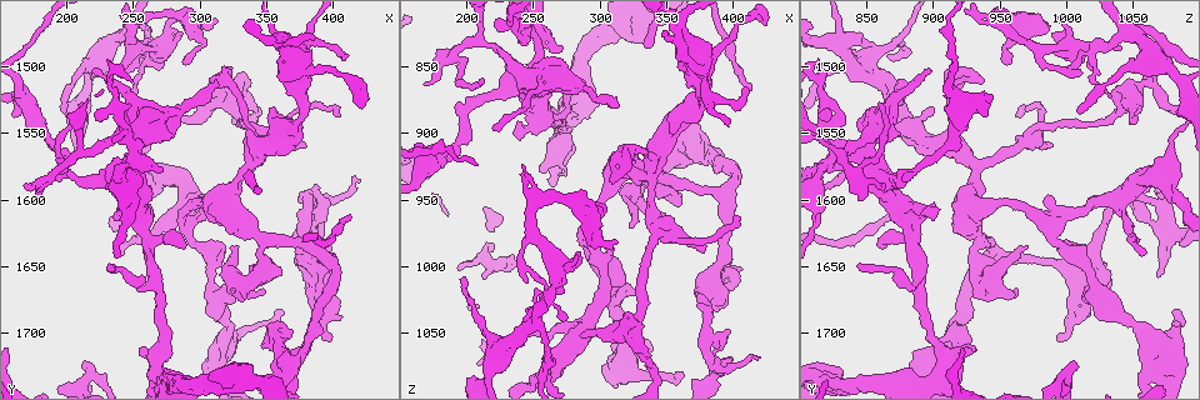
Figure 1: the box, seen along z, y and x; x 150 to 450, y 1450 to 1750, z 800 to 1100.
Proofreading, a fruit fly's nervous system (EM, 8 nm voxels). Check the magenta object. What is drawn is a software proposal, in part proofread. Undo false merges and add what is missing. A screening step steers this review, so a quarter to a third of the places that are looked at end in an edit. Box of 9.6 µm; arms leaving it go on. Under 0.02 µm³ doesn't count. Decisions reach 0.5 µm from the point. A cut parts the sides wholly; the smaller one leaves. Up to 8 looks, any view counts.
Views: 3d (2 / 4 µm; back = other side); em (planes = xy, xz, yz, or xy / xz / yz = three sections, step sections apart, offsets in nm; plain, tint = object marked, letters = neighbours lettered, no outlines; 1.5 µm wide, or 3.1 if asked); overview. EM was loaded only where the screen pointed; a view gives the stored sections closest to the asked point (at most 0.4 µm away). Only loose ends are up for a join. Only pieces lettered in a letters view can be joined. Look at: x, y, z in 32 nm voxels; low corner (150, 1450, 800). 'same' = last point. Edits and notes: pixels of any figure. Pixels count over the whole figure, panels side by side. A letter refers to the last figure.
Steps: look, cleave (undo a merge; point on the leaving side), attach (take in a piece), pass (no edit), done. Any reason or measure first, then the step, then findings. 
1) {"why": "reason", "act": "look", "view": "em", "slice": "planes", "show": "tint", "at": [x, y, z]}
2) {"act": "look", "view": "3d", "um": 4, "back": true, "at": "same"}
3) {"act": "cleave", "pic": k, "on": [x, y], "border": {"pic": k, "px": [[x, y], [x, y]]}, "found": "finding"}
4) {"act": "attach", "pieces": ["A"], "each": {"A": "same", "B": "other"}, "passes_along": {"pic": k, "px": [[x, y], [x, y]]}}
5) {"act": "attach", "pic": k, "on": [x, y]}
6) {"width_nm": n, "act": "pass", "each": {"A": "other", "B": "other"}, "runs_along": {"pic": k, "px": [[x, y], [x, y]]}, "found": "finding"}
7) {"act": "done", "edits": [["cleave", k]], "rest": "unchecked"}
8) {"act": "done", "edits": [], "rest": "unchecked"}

{"why": "a fork", "act": "look", "view": "em", "slice": "xz", "step": 8, "show": "tint", "at": [258, 1484, 1022]}

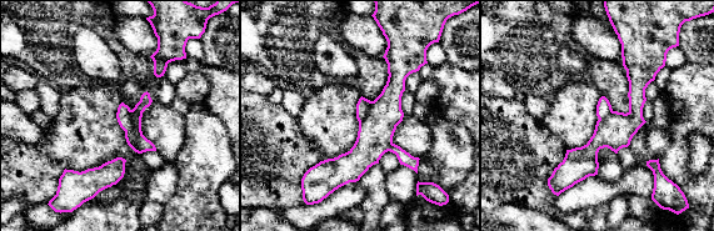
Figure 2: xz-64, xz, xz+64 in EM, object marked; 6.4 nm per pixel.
{"act": "look", "view": "em", "slice": "planes", "show": "tint", "at": "same"}

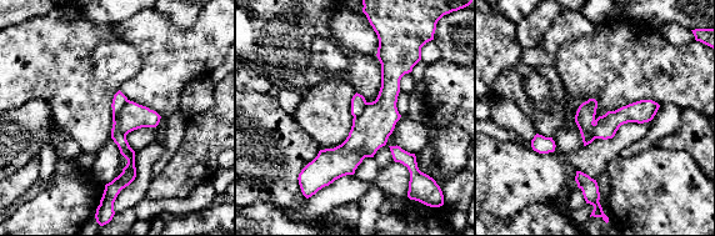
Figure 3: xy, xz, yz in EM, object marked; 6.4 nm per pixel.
{"why": "what lies round it", "act": "look", "view": "em", "slice": "planes", "show": "letters", "at": "same"}

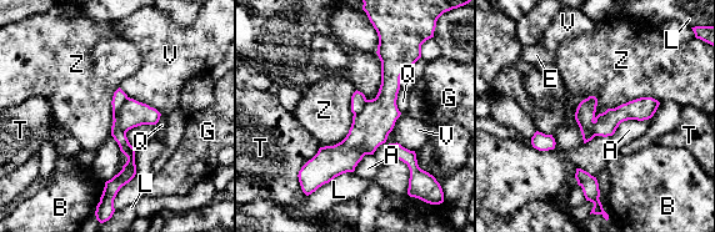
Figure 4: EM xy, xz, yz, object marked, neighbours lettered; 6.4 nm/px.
{"width_nm": 170, "act": "pass", "each": {"A": "other", "B": "other", "E": "other", "G": "other", "L": "other", "Q": "other", "T": "other", "V": "other", "Z": "other"}, "runs_along": {"pic": 4, "px": [[381, 44], [383, 110], [321, 180]]}, "found": "one neuron here"}

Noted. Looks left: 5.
{"why": "sudden change in width", "act": "look", "view": "3d", "um": 4, "at": [378, 1502, 846]}

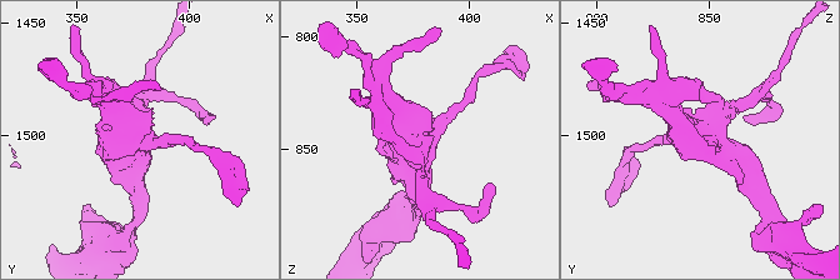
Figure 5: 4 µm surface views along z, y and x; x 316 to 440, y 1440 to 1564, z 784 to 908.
{"arms": 4, "why": "shape alone is not enough", "act": "look", "view": "em", "slice": "planes", "show": "tint", "at": [378, 1502, 845]}

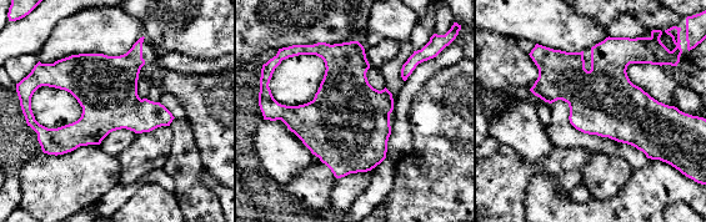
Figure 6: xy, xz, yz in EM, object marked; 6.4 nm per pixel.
{"act": "look", "view": "em", "slice": "planes", "show": "letters", "at": "same"}

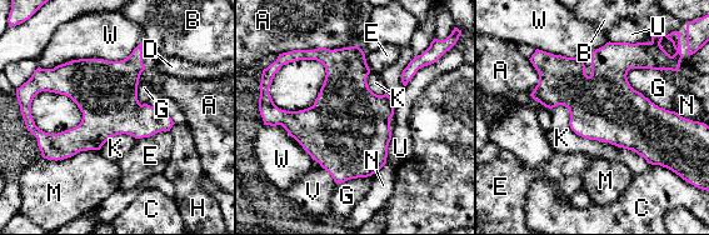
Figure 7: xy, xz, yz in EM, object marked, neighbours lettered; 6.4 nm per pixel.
{"act": "pass", "each": {"A": "other", "B": "other", "C": "other", "D": "other", "E": "other", "G": "other", "H": "other", "K": "other", "M": "other", "N": "other", "U": "other", "V": "other", "W": "other"}, "border": {"pic": 7, "px": [[550, 108], [648, 164]]}, "found": "continuous, no second neuron"}

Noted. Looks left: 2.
{"why": "sudden change in width", "act": "look", "view": "em", "slice": "planes", "show": "letters", "at": [182, 1552, 916]}

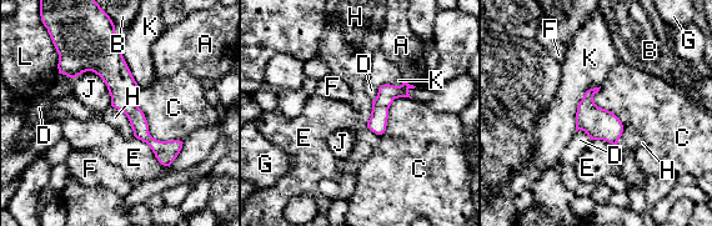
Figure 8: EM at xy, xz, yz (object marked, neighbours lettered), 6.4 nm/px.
{"act": "pass", "each": {"A": "other", "B": "other", "C": "other", "D": "other", "E": "other", "F": "other", "G": "other", "H": "other", "J": "other", "K": "other", "L": "other"}, "runs_along": {"pic": 8, "px": [[106, 38], [123, 99], [166, 162]]}, "found": "all the same neuron"}

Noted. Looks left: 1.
{"act": "done", "edits": [], "rest": "unchecked"}

